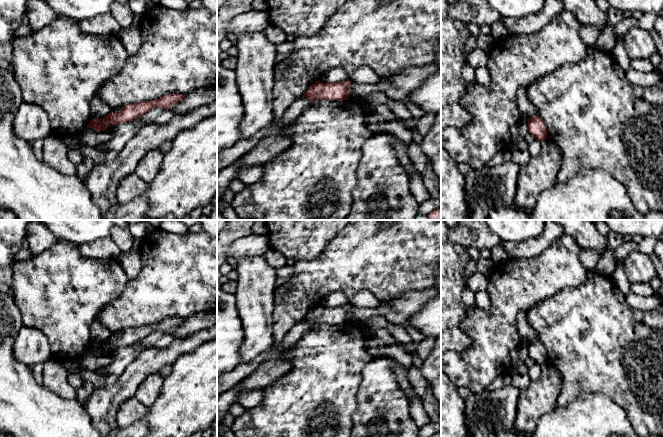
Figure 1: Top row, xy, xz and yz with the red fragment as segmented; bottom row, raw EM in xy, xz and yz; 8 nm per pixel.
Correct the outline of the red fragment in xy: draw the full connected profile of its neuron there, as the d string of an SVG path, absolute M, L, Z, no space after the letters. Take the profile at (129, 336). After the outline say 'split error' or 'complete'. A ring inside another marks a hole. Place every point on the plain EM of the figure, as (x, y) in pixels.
M166 318L156 324L128 328L122 332L120 337L111 335L104 342L93 342L87 349L87 352L93 352L97 356L104 355L110 349L118 349L120 347L133 345L134 343L145 339L154 331L162 331L163 333L167 333L173 328L184 325L184 323L185 319L183 318Z | complete

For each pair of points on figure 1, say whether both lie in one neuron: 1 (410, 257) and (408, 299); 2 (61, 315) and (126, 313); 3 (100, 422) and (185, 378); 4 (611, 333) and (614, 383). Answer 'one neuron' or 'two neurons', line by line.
1: two neurons
2: two neurons
3: two neurons
4: one neuron

